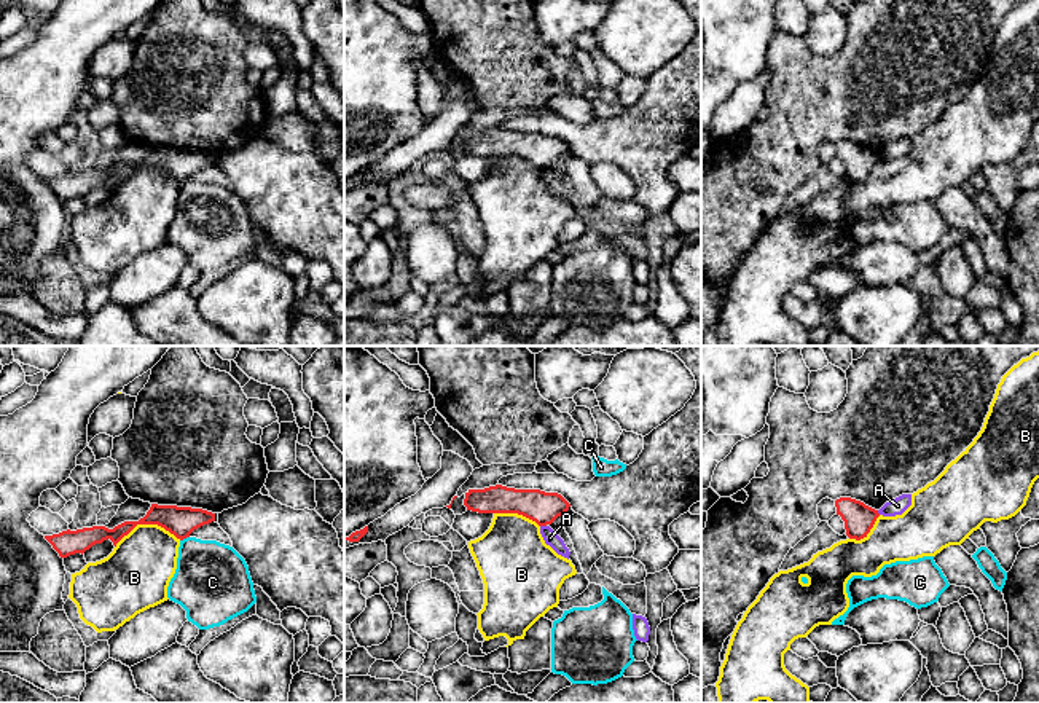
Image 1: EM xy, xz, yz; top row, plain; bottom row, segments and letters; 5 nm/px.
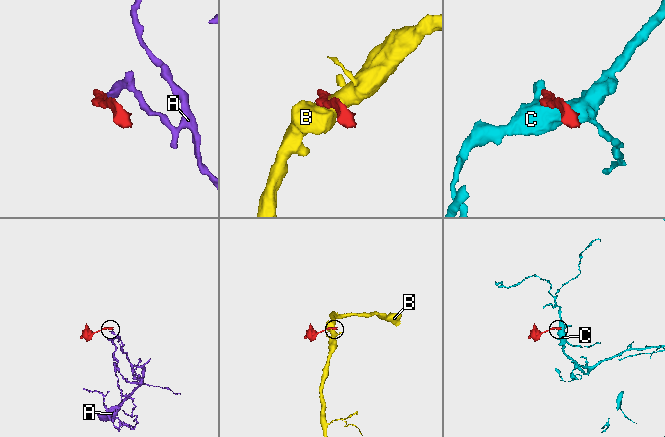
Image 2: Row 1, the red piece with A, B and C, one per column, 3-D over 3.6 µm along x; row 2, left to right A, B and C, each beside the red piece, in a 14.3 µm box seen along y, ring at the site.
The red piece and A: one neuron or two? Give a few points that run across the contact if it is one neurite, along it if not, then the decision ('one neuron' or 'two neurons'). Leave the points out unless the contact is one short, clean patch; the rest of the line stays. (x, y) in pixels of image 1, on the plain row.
line xz (541, 168), (545, 169); two neurons

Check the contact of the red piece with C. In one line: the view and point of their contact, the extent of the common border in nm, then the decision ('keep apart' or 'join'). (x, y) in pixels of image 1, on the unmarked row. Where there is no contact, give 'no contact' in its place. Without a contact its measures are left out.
contact xy (184, 180); length 50 nm; keep apart

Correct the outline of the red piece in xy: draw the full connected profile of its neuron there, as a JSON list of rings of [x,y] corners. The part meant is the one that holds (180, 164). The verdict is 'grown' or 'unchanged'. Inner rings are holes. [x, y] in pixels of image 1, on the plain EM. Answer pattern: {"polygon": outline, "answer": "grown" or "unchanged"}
{"polygon": [[[151,147],[150,153],[139,164],[124,164],[113,172],[105,169],[83,171],[76,174],[62,174],[59,177],[45,179],[45,182],[53,188],[61,201],[67,201],[75,196],[84,196],[96,187],[102,187],[110,182],[113,188],[127,179],[137,167],[158,167],[174,177],[177,182],[183,183],[190,177],[215,164],[215,156],[177,148],[158,148]]], "answer": "unchanged"}

